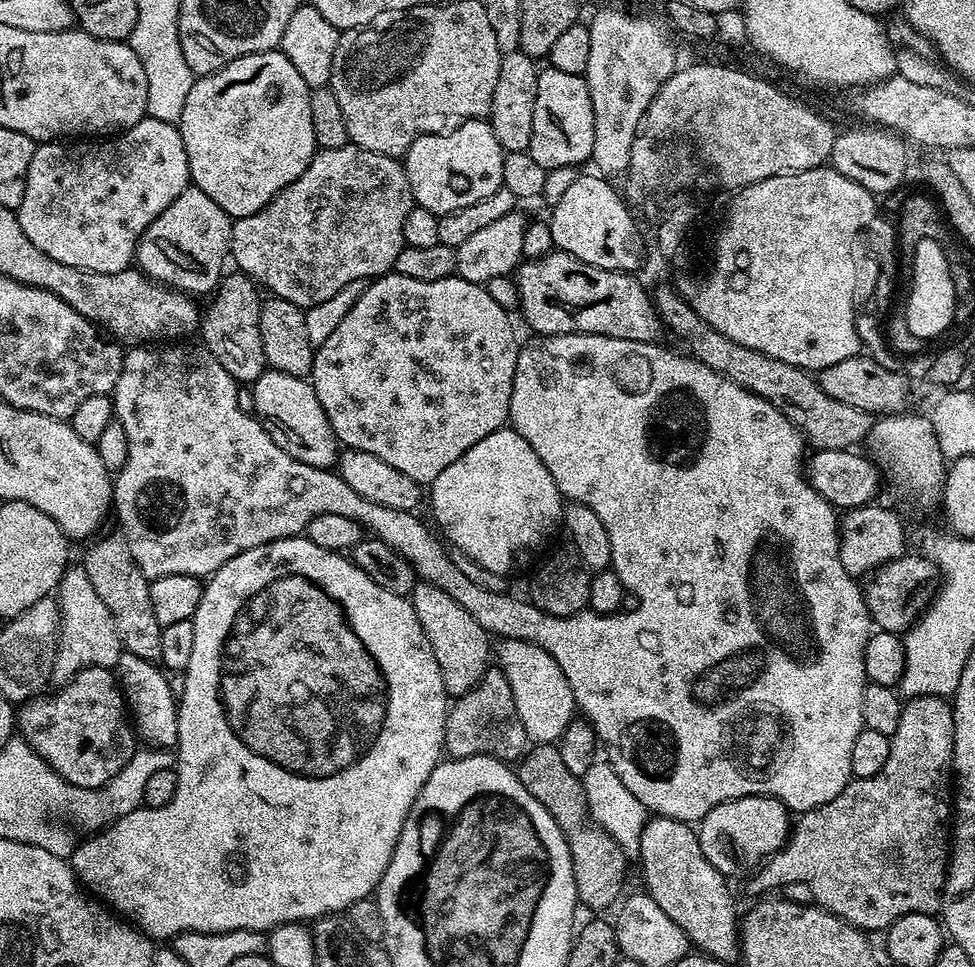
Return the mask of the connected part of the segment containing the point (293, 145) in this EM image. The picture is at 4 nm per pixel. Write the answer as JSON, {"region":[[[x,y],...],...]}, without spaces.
{"region":[[[279,50],[234,58],[225,68],[193,79],[178,127],[186,146],[191,183],[214,198],[227,216],[233,218],[262,210],[306,170],[312,155],[318,151],[314,122],[310,122],[310,89],[302,82],[302,74],[294,70],[290,58]]]}

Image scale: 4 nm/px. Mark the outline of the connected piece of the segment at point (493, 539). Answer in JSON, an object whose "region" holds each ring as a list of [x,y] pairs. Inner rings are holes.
{"region":[[[510,426],[499,428],[494,434],[486,434],[486,438],[482,438],[482,442],[474,442],[474,446],[470,446],[470,450],[466,450],[466,454],[462,454],[462,458],[458,458],[458,462],[450,462],[450,466],[446,466],[446,470],[442,470],[442,474],[438,474],[438,478],[430,485],[430,491],[432,491],[432,516],[436,519],[437,526],[435,525],[435,527],[442,533],[443,539],[455,551],[463,552],[474,562],[478,562],[478,566],[501,574],[508,574],[508,571],[515,566],[516,559],[527,548],[542,543],[544,536],[550,535],[552,527],[555,524],[557,527],[562,520],[562,497],[558,486],[554,486],[554,478],[550,478],[550,470],[546,470],[546,466],[542,466],[542,458],[538,458],[538,454],[534,454],[534,446],[530,446],[530,442],[526,442],[526,438],[522,438],[522,434],[518,434]]]}

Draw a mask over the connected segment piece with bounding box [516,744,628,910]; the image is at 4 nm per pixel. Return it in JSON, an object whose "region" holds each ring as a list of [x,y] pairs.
{"region":[[[553,744],[533,745],[521,757],[516,773],[522,786],[546,807],[563,830],[571,854],[571,869],[574,870],[579,903],[594,910],[602,910],[613,903],[614,906],[619,901],[618,896],[624,884],[628,857],[605,831],[589,822],[583,779],[567,769],[559,747]]]}

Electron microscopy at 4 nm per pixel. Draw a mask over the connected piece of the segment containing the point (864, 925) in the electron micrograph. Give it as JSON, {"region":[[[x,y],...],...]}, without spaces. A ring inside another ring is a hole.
{"region":[[[913,696],[900,709],[898,718],[898,730],[890,737],[890,758],[886,758],[882,770],[870,778],[851,779],[848,785],[838,794],[838,798],[830,798],[817,808],[803,813],[800,820],[791,825],[788,833],[788,841],[779,848],[773,856],[768,857],[751,873],[752,881],[748,888],[753,892],[753,897],[760,898],[765,894],[772,894],[775,890],[782,890],[788,884],[794,882],[806,882],[810,886],[813,901],[827,912],[834,913],[846,923],[853,924],[865,933],[873,934],[879,930],[886,930],[895,920],[906,914],[926,914],[927,916],[939,913],[944,903],[944,880],[948,877],[948,861],[950,859],[950,817],[954,812],[954,773],[952,771],[952,755],[954,754],[954,718],[952,717],[951,703],[942,696]]]}

